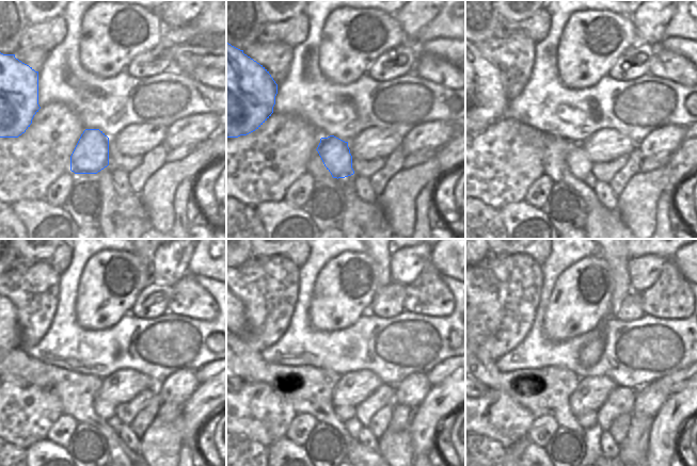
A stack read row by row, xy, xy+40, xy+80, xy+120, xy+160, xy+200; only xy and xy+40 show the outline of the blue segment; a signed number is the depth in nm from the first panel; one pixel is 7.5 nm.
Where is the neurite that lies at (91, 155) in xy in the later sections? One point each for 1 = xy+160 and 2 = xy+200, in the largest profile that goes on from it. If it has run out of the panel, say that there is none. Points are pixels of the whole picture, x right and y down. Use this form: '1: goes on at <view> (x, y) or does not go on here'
1: goes on at xy+160 (343, 412)
2: goes on at xy+200 (589, 413)

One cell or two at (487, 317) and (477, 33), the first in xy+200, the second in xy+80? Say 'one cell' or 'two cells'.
two cells

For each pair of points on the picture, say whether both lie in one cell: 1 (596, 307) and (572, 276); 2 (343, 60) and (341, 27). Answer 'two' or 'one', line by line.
1: one
2: one

